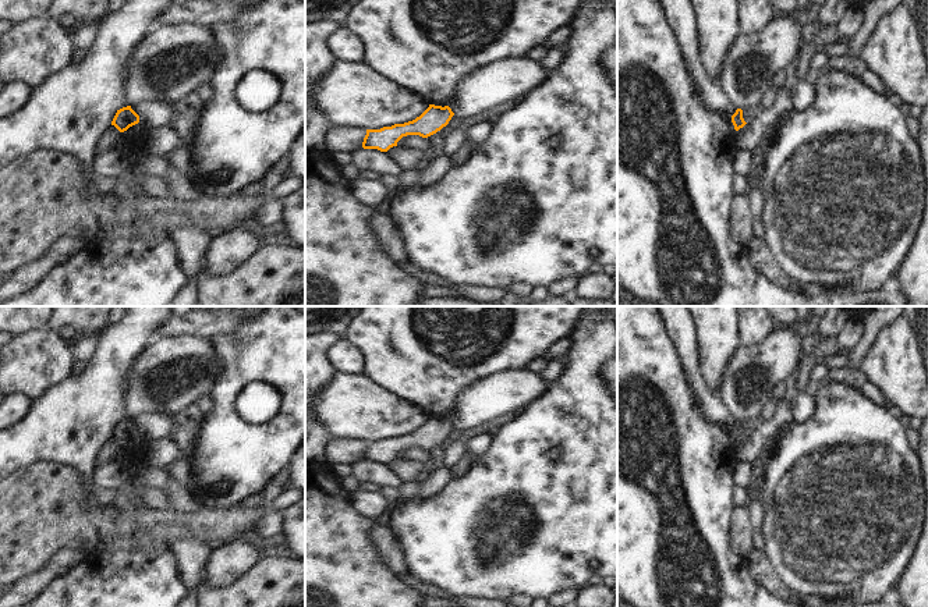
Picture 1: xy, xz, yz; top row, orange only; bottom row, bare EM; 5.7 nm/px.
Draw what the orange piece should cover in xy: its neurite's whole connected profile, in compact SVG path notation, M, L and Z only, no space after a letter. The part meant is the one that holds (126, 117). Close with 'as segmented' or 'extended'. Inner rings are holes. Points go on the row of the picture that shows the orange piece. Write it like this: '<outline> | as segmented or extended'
M131 106L117 110L111 125L114 125L120 132L127 131L130 127L139 123L139 116L131 109Z | as segmented

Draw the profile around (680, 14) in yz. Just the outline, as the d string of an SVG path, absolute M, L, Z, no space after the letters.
M660 0L667 22L673 29L683 53L688 74L695 82L705 107L725 114L729 120L737 107L702 64L697 29L697 14L691 0Z

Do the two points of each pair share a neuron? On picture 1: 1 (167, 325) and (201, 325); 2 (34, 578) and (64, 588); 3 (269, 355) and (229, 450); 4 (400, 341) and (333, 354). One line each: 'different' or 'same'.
1: same
2: different
3: same
4: different

